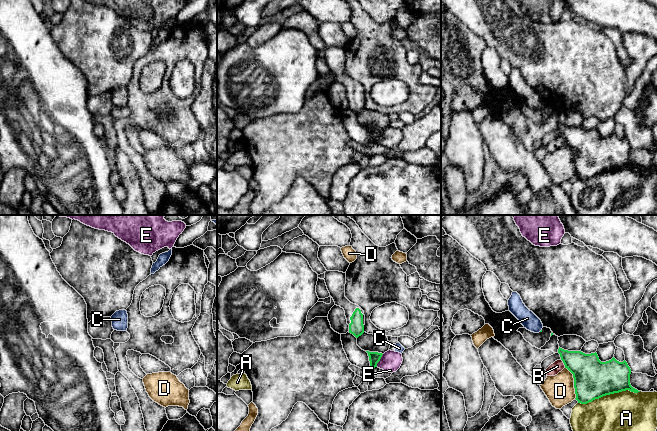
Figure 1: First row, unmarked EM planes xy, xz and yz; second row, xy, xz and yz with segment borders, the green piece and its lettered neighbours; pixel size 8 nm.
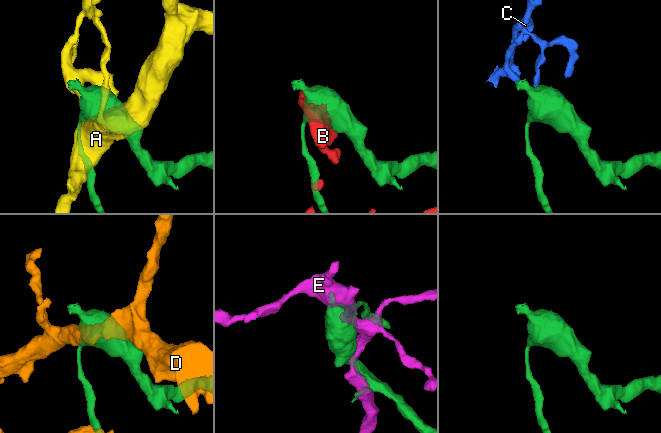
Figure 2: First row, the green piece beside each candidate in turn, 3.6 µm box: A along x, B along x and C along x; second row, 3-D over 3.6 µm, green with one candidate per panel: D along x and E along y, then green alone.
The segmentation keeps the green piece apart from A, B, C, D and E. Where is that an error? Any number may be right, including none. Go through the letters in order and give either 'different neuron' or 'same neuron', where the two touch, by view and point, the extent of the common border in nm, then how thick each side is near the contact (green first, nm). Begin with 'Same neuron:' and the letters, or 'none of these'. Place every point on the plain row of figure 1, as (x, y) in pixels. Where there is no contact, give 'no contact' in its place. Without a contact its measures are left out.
Same neuron: none of these
A: different neuron | yz (609, 170) | 500 nm | 320/500 nm
B: different neuron | yz (563, 138) | 80 nm | 280/90 nm
C: different neuron | no contact
D: different neuron | yz (574, 159) | 260 nm | 320/240 nm
E: different neuron | xz (379, 136) | 120 nm | 100/160 nm

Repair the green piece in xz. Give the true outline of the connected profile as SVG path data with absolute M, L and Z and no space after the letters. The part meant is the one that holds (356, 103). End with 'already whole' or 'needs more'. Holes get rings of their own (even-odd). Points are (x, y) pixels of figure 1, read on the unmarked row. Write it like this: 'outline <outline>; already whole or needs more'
outline M326 47L324 56L335 81L345 87L349 109L358 114L364 109L365 91L358 81L351 79L345 73L346 49Z; needs more

